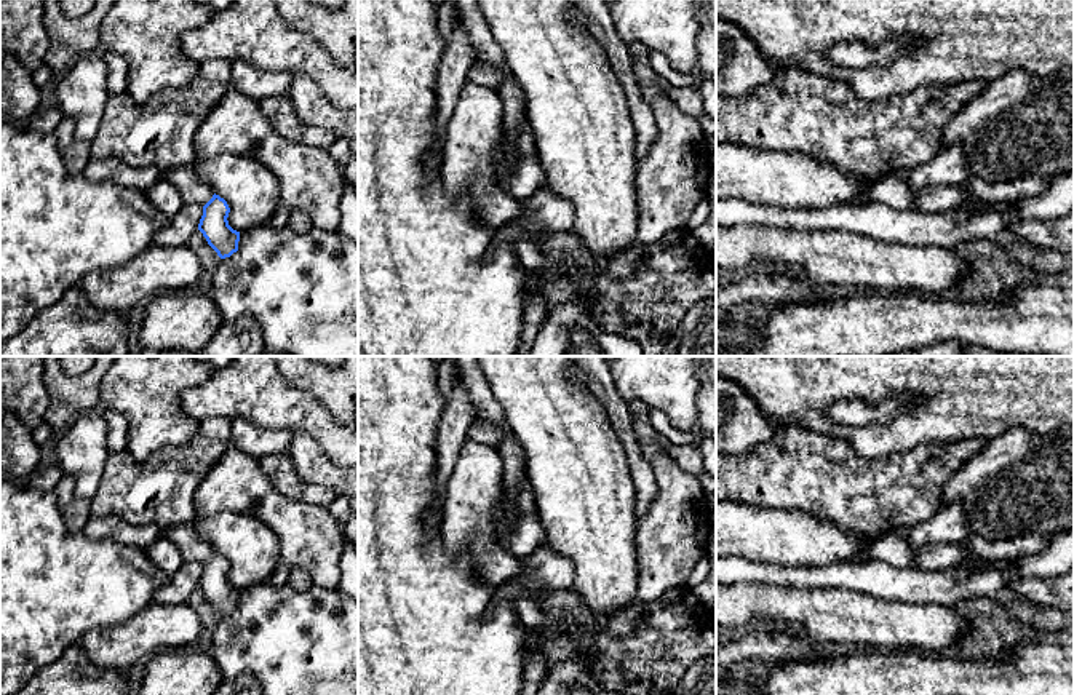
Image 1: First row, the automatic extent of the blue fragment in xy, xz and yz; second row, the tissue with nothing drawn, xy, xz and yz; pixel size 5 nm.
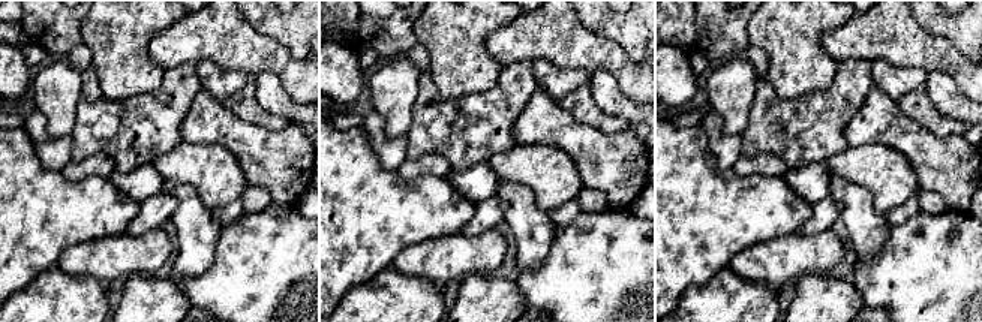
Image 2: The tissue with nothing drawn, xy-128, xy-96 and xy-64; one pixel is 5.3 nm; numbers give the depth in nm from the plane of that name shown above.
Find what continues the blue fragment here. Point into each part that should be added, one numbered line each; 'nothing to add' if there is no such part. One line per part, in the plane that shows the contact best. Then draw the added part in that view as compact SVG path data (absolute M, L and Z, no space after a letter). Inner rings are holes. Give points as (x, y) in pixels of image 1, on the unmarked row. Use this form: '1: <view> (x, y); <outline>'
1: xy (194, 547); M197 521L169 527L161 535L177 545L184 562L205 564L214 553L211 543L198 532Z

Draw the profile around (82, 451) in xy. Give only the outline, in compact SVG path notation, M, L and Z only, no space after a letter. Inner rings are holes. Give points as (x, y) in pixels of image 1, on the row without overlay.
M101 409L82 414L56 444L58 465L74 479L77 498L91 498L104 473L109 427Z

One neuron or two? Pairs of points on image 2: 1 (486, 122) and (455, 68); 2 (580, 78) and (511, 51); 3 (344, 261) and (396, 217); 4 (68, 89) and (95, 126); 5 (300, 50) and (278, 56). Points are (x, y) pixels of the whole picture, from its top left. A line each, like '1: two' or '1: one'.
1: two
2: two
3: one
4: two
5: two

